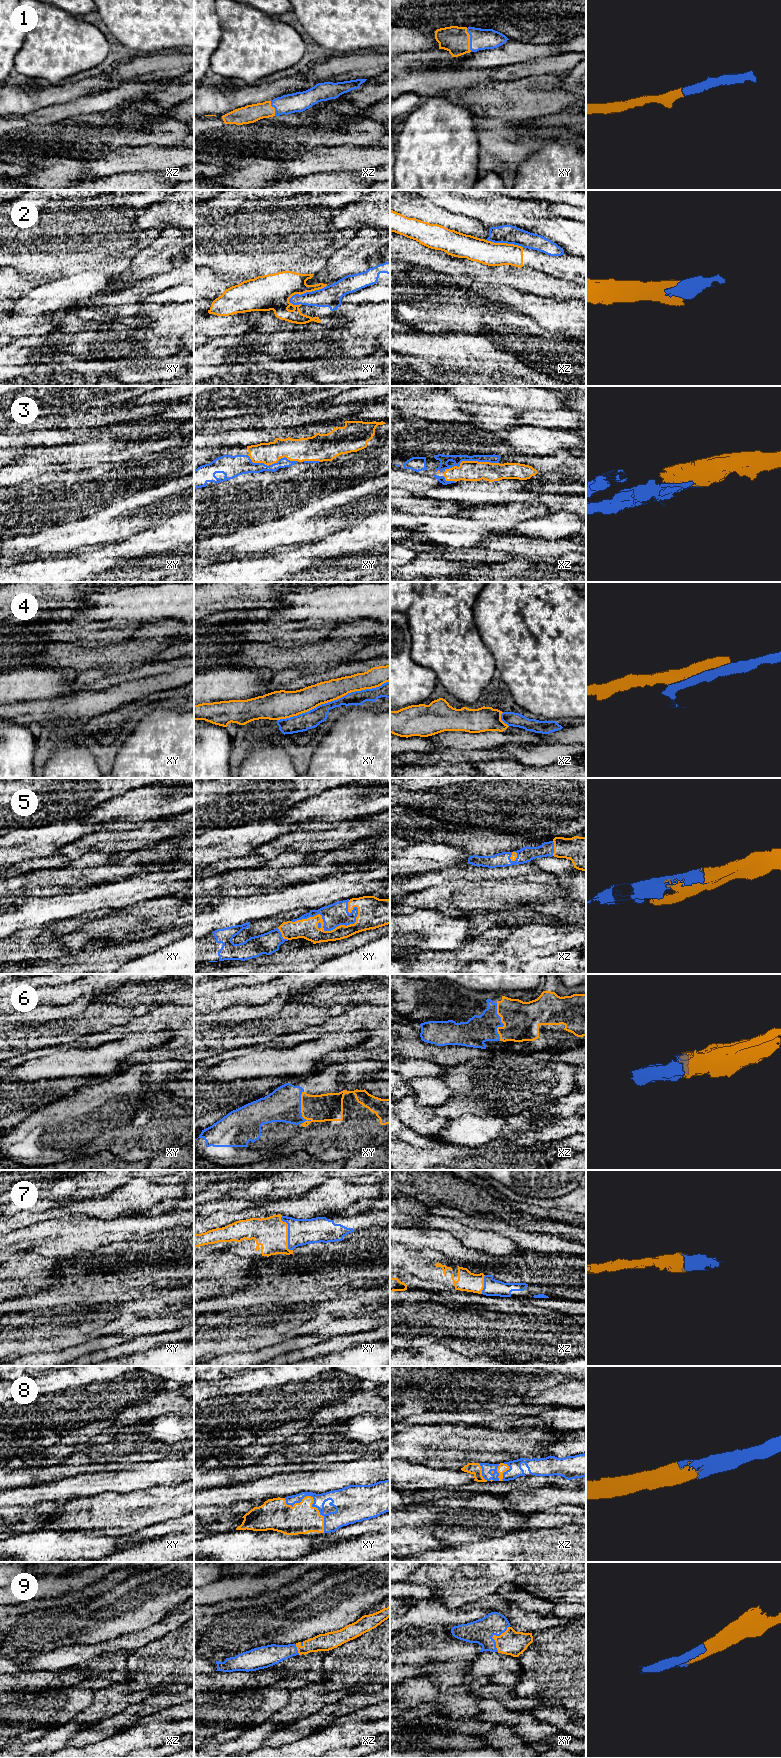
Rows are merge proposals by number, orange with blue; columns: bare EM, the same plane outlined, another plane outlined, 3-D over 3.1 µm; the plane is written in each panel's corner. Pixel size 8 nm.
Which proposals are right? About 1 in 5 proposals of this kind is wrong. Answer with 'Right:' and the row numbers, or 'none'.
Right: 1, 3, 5, 6, 7, 8, 9

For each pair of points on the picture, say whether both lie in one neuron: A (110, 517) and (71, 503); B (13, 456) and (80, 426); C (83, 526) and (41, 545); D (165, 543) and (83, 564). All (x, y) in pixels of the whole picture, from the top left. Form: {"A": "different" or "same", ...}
{"A": "different", "B": "same", "C": "same", "D": "same"}

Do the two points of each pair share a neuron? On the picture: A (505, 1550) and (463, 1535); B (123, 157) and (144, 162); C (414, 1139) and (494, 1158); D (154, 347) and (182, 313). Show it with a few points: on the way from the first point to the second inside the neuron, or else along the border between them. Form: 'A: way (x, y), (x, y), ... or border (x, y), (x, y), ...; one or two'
A: border (500, 1535), (456, 1544); two
B: way (128, 160), (139, 160); one
C: border (448, 1145), (438, 1148), (421, 1148); two
D: way (154, 338), (173, 319); one

